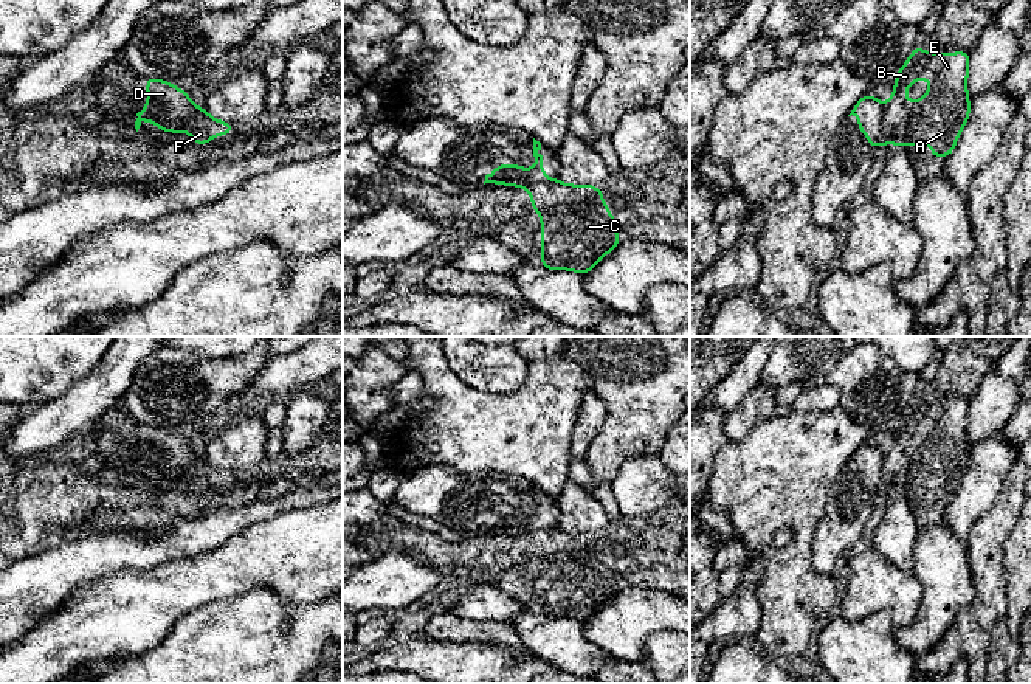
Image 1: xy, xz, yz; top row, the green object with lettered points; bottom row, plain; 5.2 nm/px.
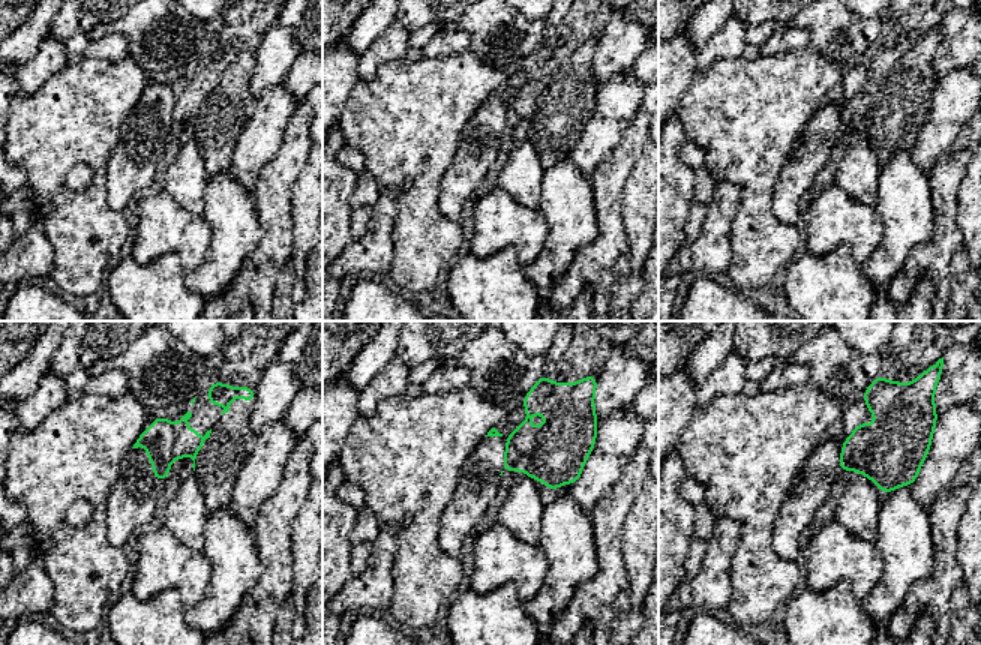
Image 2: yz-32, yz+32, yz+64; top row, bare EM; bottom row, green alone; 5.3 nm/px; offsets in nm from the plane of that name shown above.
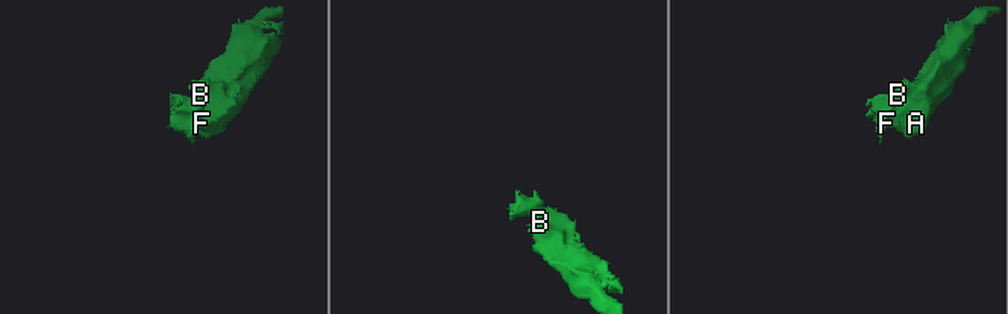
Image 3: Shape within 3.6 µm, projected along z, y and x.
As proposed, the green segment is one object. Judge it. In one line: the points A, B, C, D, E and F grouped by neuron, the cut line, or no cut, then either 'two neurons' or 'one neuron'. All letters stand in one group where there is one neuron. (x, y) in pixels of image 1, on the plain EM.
groups A B C E F / D; cut yz (882, 453), (878, 490); two neurons

